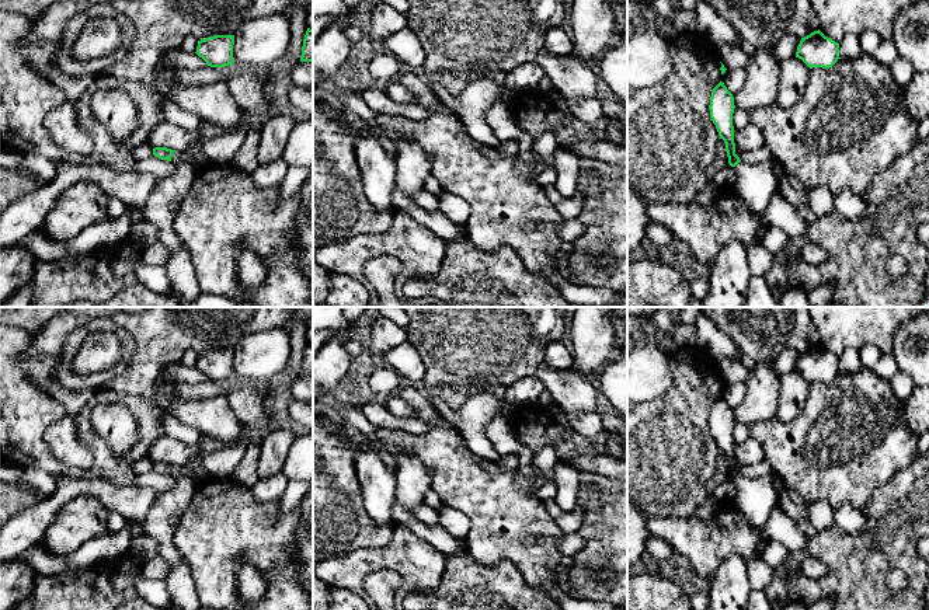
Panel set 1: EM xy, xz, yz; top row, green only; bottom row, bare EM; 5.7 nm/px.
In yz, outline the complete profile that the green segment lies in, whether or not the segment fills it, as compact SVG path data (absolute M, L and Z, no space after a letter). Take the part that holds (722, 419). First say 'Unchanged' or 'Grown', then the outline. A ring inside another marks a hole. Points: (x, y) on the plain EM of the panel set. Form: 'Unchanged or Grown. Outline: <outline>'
Grown. Outline: M720 395L711 405L710 432L719 450L726 457L728 478L735 484L735 503L747 520L755 527L763 527L772 509L779 503L770 477L745 478L735 468L734 457L734 411Z

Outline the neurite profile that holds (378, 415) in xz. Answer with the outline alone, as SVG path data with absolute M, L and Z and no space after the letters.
M369 402L362 408L363 415L375 428L400 429L413 435L428 432L429 425L420 418L397 418L385 405Z

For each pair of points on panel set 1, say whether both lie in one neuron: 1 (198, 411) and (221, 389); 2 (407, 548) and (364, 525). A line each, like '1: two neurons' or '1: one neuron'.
1: two neurons
2: two neurons

